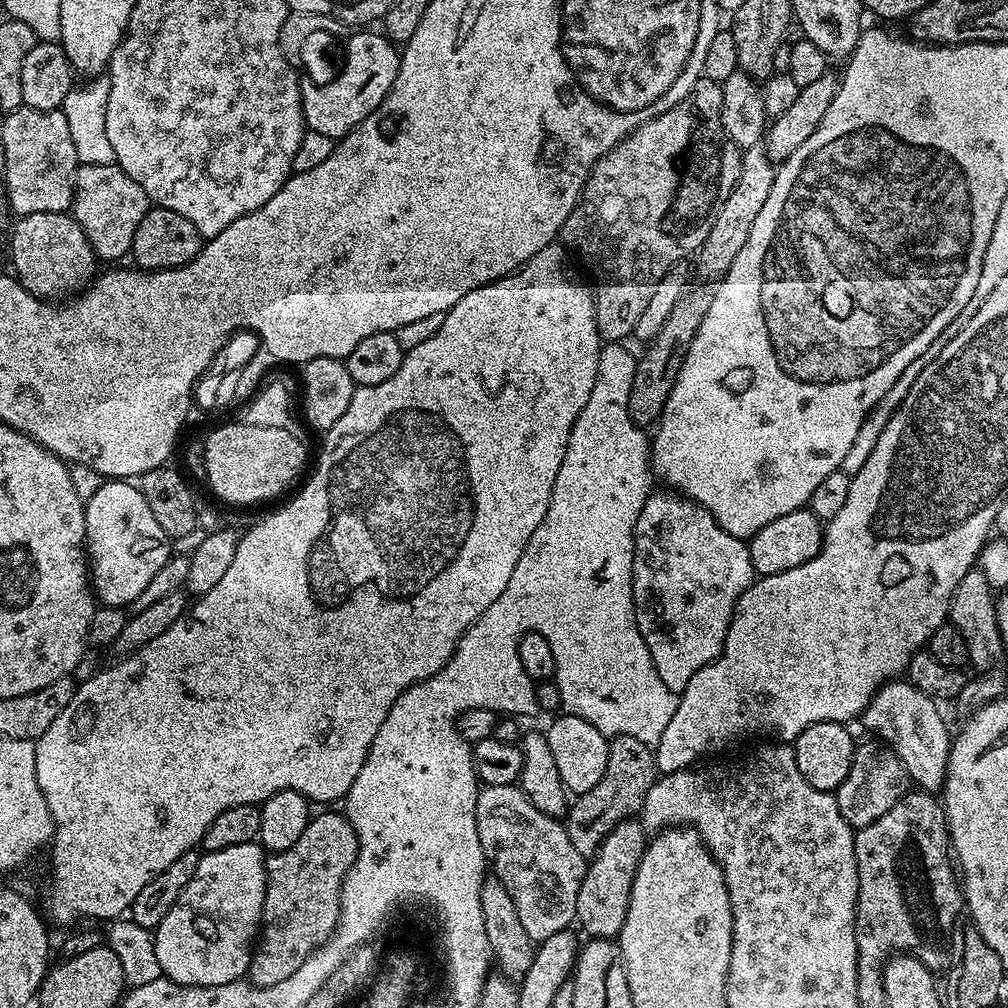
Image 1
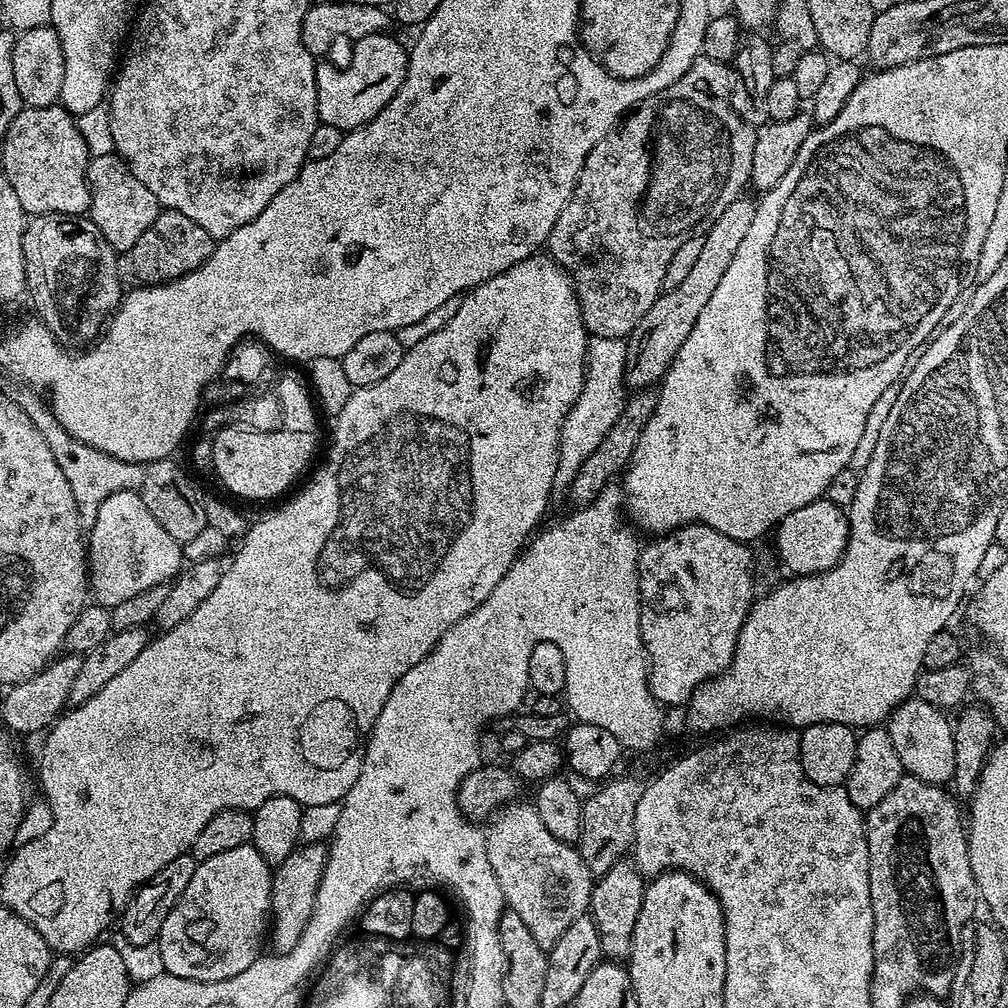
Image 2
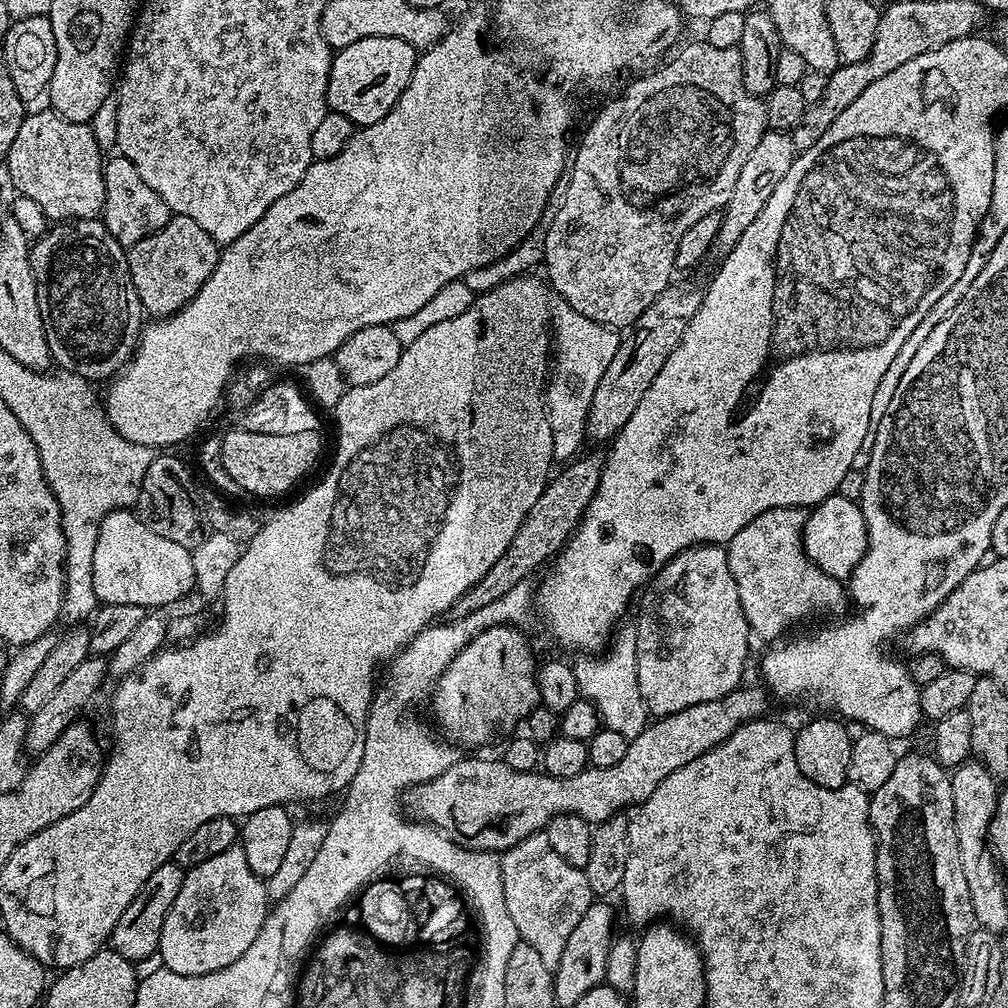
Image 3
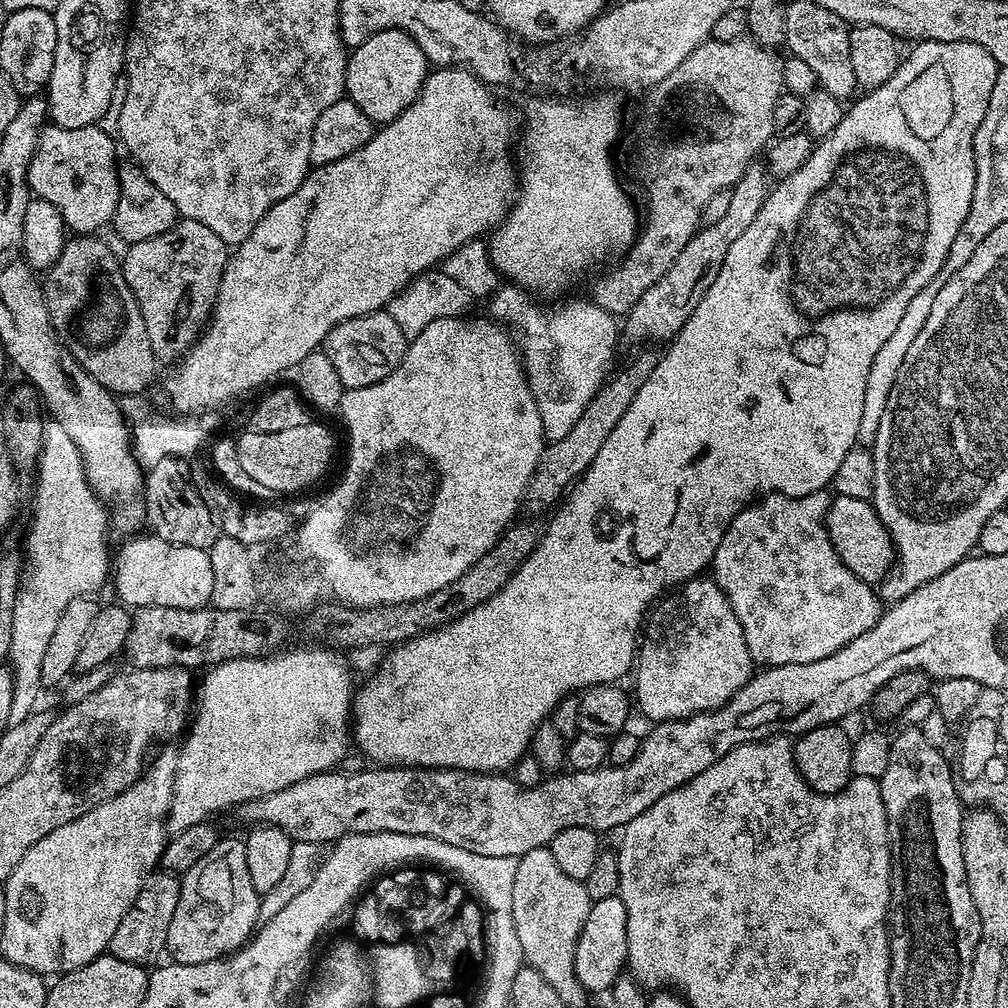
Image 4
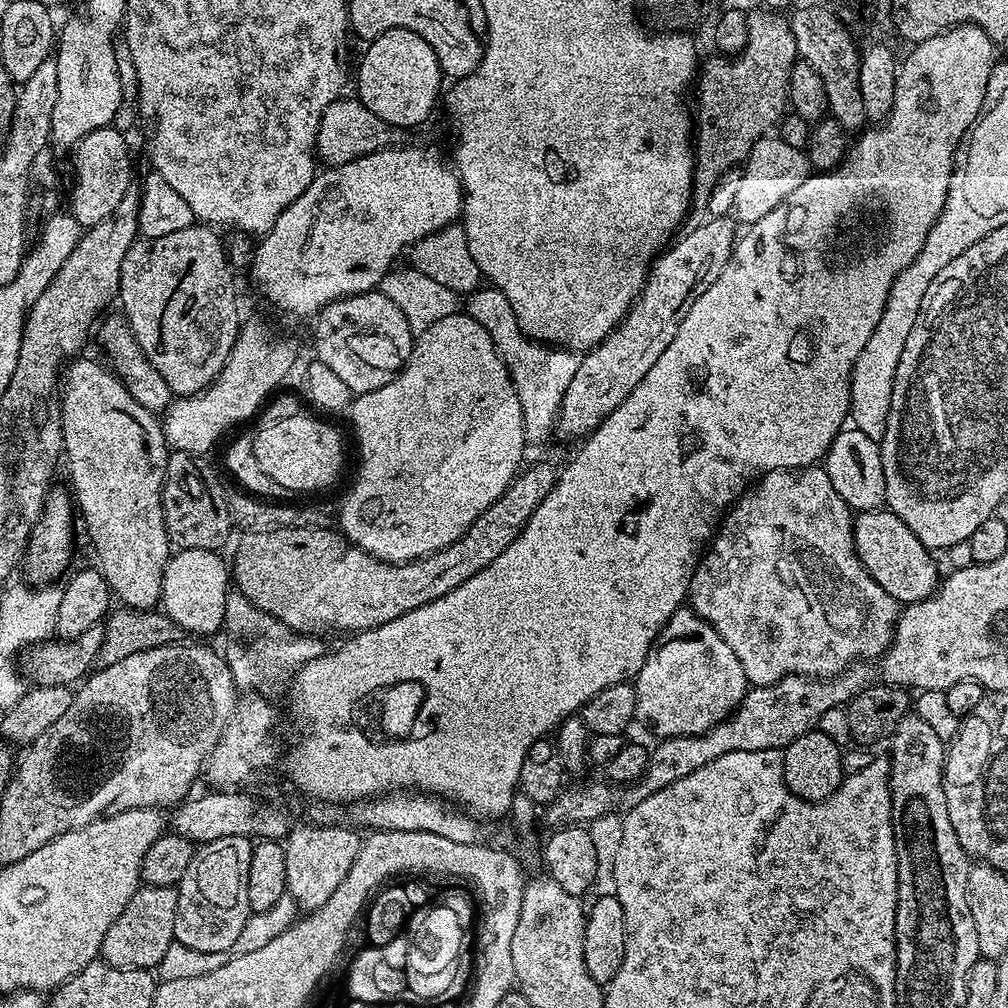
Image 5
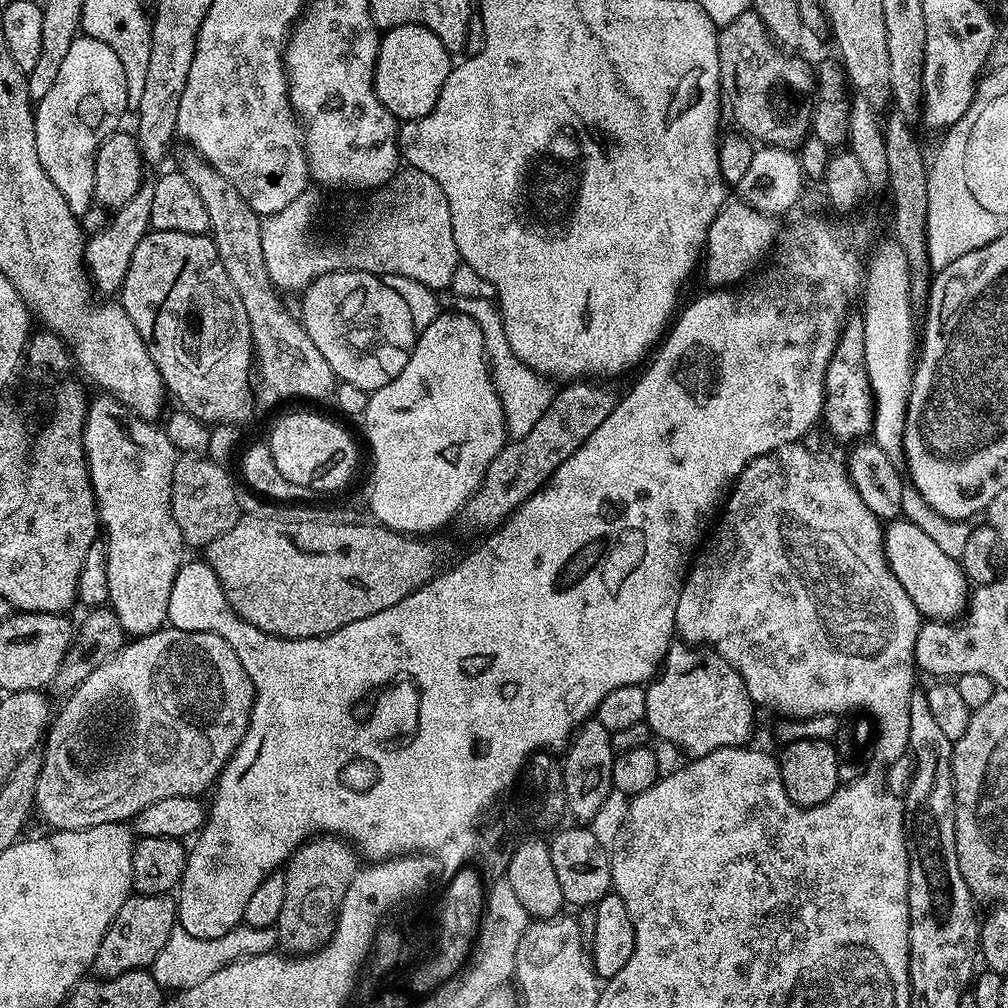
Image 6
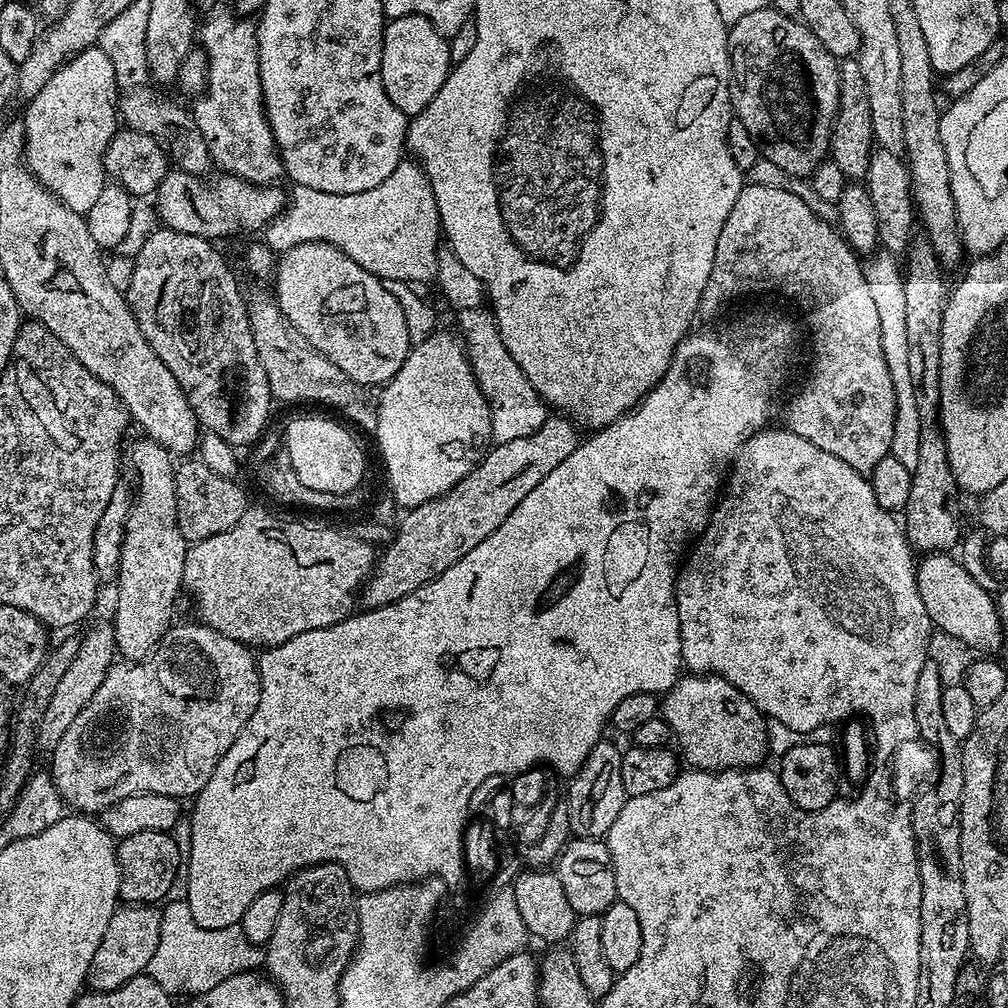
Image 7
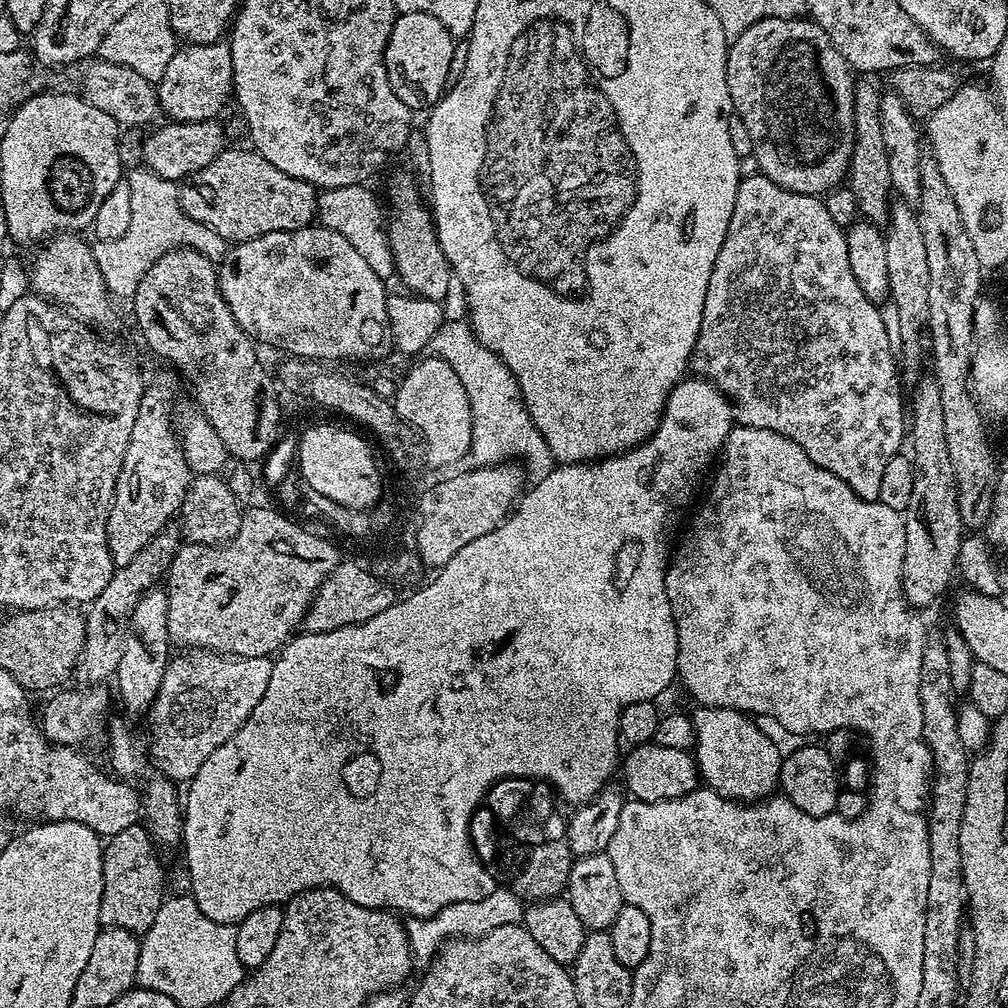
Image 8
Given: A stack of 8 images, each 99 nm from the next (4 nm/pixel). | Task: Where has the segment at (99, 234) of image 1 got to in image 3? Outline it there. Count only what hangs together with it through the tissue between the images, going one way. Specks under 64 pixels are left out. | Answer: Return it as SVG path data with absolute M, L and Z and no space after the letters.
M119 154L112 155L109 155L104 162L106 198L102 219L106 230L127 250L142 242L142 238L162 230L162 226L166 226L170 213L166 202L162 202L162 198L154 194L150 186L146 186L142 174L134 170L134 162Z

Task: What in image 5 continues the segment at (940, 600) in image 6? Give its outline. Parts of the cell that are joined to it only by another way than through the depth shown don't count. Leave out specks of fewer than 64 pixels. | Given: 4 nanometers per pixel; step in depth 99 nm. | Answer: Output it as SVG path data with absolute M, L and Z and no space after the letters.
M887 510L859 513L852 522L852 537L862 566L868 571L870 578L874 578L874 582L878 582L878 586L882 586L882 590L886 590L886 594L896 600L897 605L917 604L935 593L938 587L936 560L932 557L935 555L925 544L918 542L918 534L914 534L914 530L910 530L910 526L902 522L902 518Z

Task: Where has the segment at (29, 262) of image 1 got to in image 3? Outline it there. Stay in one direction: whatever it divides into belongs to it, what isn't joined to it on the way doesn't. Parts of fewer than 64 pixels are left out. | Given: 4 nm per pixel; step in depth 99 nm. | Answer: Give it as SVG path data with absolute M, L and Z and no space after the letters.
M103 219L62 220L53 223L48 231L43 232L41 236L35 237L31 241L28 257L30 258L30 266L32 267L34 282L36 283L38 310L42 314L42 326L46 330L46 342L50 346L50 354L52 355L55 367L65 372L78 374L83 380L89 382L97 382L96 380L105 380L105 382L108 382L119 376L127 368L129 362L131 362L132 355L136 352L136 347L140 345L140 333L146 327L146 313L142 302L138 298L138 290L134 290L134 282L130 278L126 249L106 230Z

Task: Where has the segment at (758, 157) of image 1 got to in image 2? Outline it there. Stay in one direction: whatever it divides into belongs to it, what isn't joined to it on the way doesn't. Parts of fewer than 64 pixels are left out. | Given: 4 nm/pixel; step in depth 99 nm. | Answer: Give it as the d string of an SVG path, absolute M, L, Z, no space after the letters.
M747 195L736 197L718 218L707 225L702 236L702 251L694 261L690 274L678 286L660 293L660 297L642 314L638 326L626 338L626 370L624 383L632 390L648 390L659 385L668 368L674 362L678 350L682 350L682 342L690 338L690 330L694 330L694 322L698 314L702 314L706 302L710 302L710 294L722 282L722 274L726 274L726 266L738 254L738 246L742 246L742 238L746 238L746 230L750 230L750 222L754 222L757 201L747 200Z

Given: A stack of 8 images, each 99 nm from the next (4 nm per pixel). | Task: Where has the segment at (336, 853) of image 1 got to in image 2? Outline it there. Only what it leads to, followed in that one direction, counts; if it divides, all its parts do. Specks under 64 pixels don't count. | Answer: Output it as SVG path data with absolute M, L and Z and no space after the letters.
M301 843L281 864L275 865L272 873L272 906L270 909L270 940L273 949L286 953L300 942L313 919L316 910L316 895L324 867L328 861L328 849L323 843Z

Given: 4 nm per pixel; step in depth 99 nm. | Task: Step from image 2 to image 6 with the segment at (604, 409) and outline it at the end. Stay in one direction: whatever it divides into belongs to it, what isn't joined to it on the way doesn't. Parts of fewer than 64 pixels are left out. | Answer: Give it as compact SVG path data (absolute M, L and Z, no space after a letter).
M460 296L456 300L454 308L455 311L466 314L470 318L474 318L474 322L478 322L478 330L482 332L484 356L488 360L488 367L492 373L492 381L496 387L496 393L502 402L508 435L512 440L520 440L526 434L530 434L530 430L534 430L534 426L538 423L538 418L542 418L542 414L546 414L554 395L554 384L549 377L540 376L533 368L526 366L526 362L522 362L518 358L518 354L514 354L514 350L510 350L510 342L506 340L504 319L500 317L499 307L489 297L488 300L484 296Z

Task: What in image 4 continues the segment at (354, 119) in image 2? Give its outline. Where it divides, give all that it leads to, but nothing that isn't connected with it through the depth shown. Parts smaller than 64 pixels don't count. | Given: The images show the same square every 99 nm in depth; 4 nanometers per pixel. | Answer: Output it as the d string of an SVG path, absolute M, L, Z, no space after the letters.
M397 28L382 30L351 49L344 91L347 99L352 100L374 125L383 126L398 118L398 114L402 114L402 110L406 110L410 102L418 98L429 71L426 54L422 54L414 38Z

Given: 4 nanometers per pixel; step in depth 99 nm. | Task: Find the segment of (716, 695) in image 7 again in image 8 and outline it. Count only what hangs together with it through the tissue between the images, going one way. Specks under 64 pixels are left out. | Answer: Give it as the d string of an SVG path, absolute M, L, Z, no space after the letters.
M700 706L695 710L691 713L696 731L694 755L701 781L728 800L758 802L773 795L780 783L782 757L778 746L758 730L755 719L733 708Z

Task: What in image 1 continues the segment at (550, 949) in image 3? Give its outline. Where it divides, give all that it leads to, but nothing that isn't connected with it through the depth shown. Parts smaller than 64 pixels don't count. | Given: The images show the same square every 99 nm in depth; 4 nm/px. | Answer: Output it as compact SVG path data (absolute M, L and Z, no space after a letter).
M507 784L481 787L476 799L476 825L484 859L500 880L500 884L510 890L526 934L530 934L533 942L539 942L550 938L550 934L565 931L576 918L578 886L582 886L586 858L578 854L578 850L574 850L563 823L555 816L542 814L542 810L538 810L538 806L530 802L528 795L519 786Z

